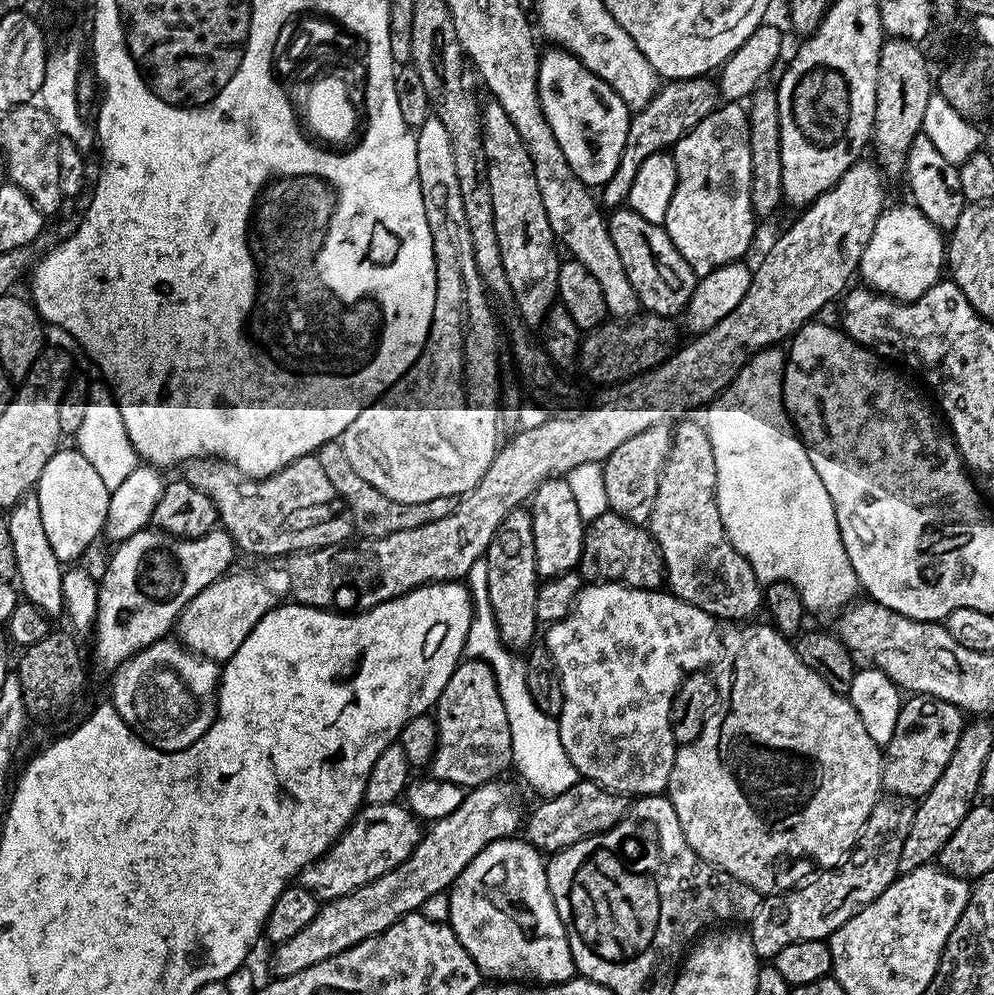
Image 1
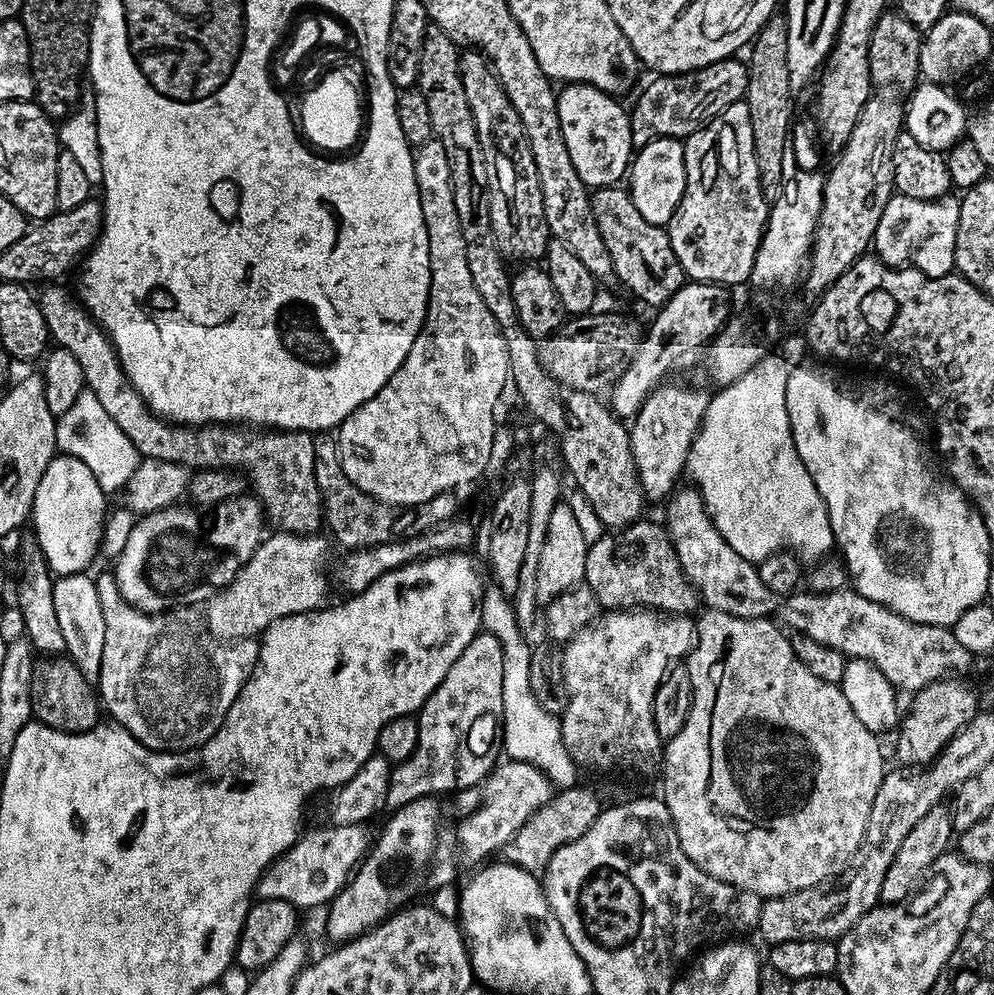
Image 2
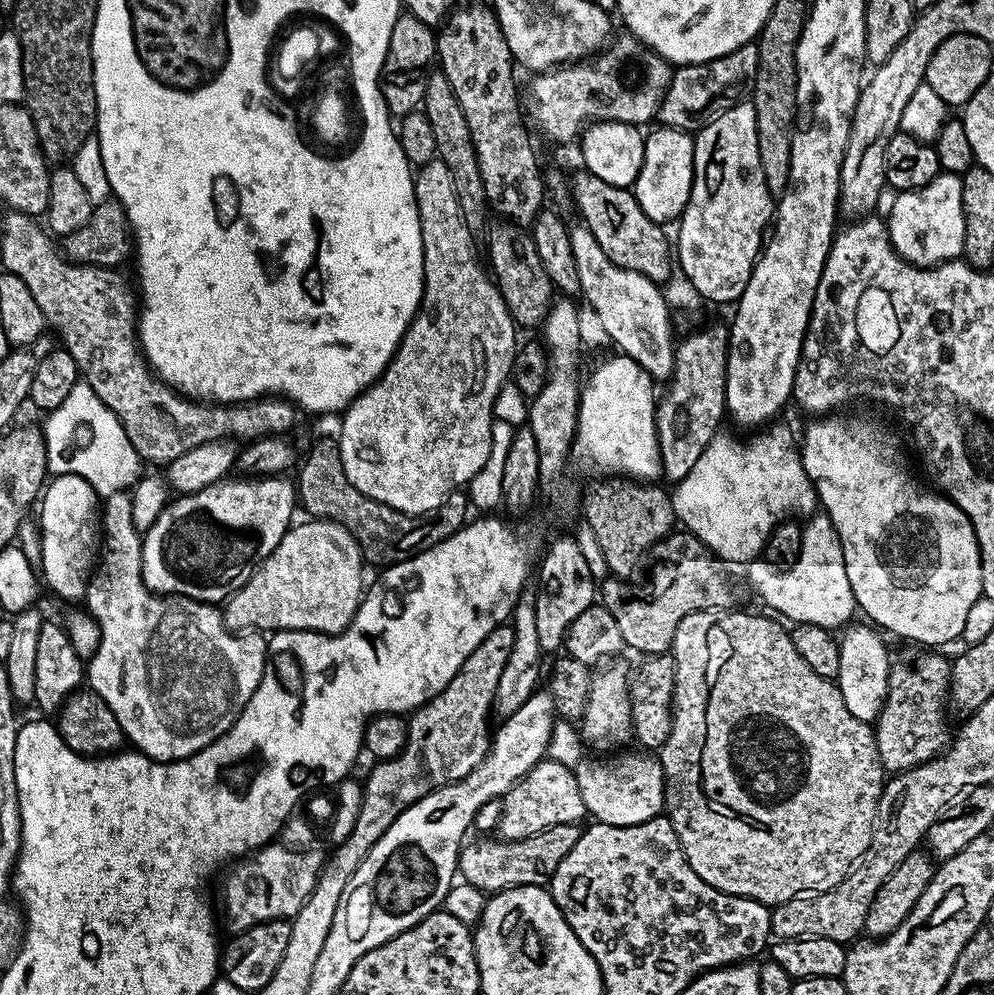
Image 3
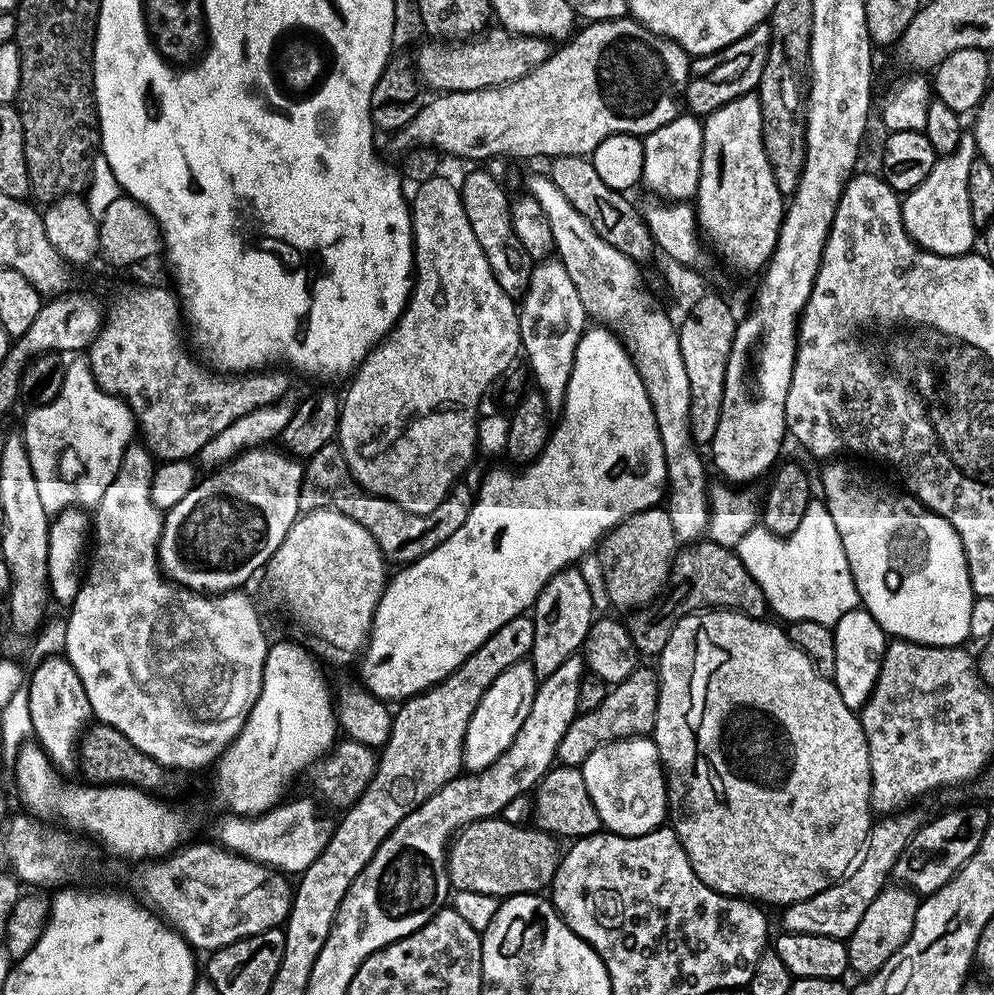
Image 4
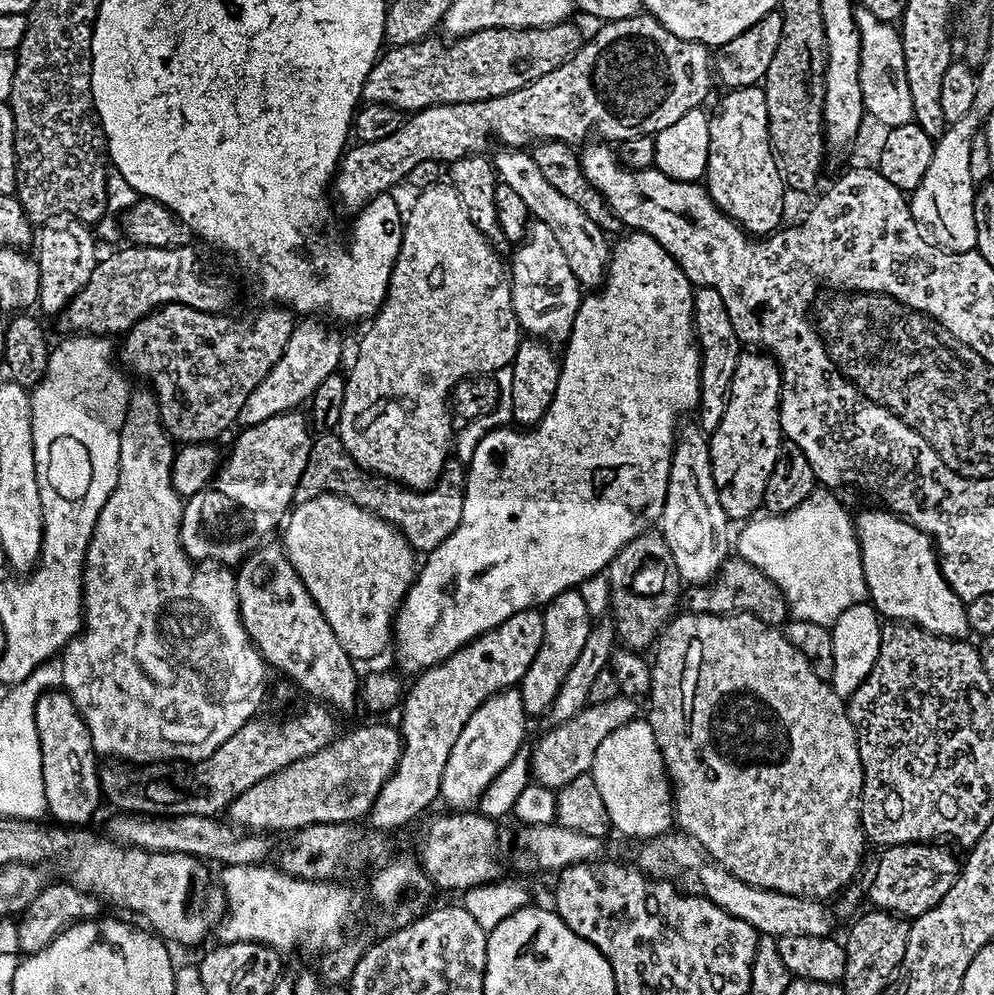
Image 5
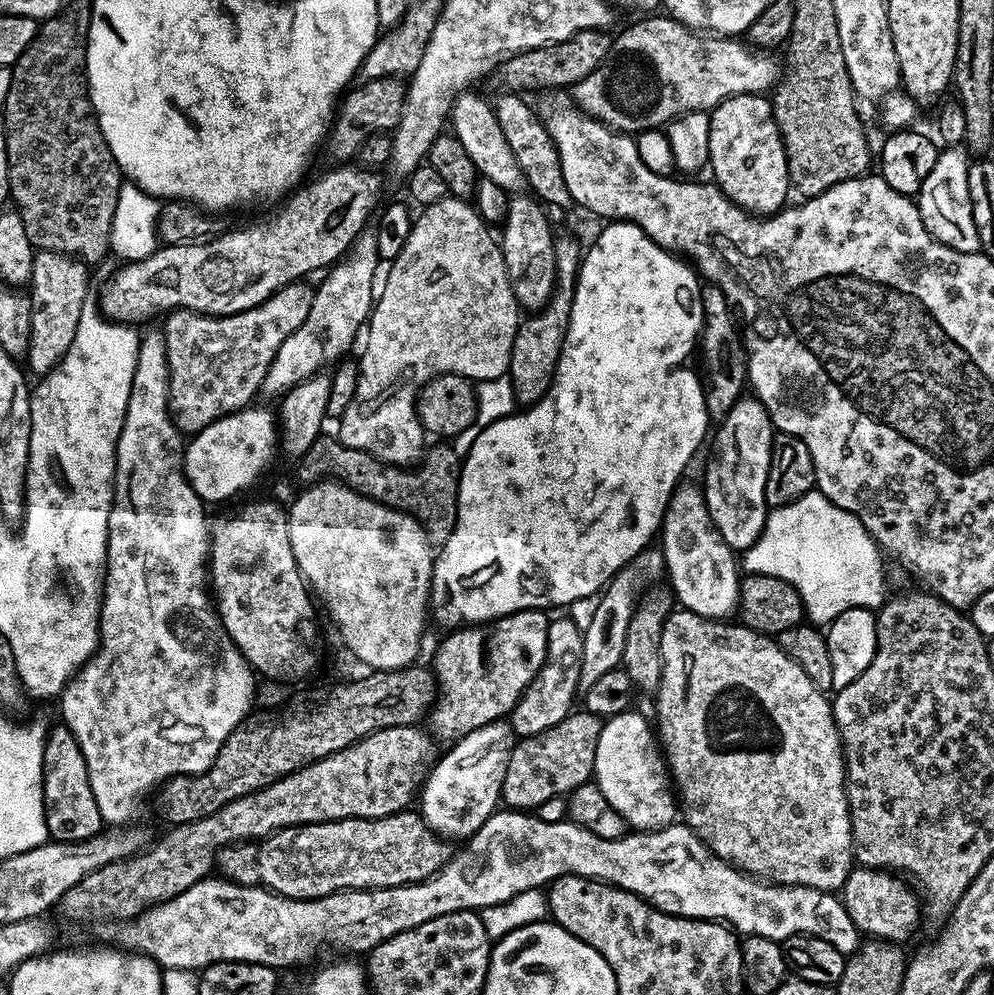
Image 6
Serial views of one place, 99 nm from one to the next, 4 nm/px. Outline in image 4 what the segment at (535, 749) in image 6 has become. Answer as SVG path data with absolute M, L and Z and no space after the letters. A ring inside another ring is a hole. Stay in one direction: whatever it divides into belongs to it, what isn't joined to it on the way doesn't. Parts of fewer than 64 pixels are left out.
M639 666L620 684L609 687L606 698L594 710L580 712L570 722L562 742L558 742L556 759L564 766L579 766L598 746L611 740L628 740L631 736L648 736L656 721L658 710L659 675L645 666Z

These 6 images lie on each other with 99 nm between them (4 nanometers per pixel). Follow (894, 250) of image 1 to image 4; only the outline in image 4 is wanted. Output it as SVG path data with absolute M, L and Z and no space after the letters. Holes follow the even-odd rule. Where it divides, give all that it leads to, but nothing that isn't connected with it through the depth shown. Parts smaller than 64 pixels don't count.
M965 134L956 149L949 156L939 157L924 181L903 197L900 209L904 225L919 248L939 256L967 256L973 251L972 243L978 240L978 225L970 214L968 175L977 156L975 135Z

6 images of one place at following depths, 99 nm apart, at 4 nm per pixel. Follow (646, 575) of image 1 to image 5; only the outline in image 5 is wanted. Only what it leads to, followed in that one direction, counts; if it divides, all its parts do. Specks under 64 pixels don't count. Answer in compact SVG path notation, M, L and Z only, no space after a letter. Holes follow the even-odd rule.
M739 558L724 561L715 577L703 586L696 586L686 596L687 611L697 614L727 616L729 614L751 614L763 624L780 626L789 619L788 604L780 593L780 588L766 574L762 574L750 562Z

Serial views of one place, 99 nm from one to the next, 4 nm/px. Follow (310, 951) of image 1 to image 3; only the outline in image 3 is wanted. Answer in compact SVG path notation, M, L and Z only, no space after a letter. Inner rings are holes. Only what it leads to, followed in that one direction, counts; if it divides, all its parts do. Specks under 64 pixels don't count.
M551 758L537 762L504 793L499 804L500 821L497 822L496 828L500 831L497 833L502 840L521 840L541 832L552 824L579 823L586 816L582 794L578 794L575 771Z

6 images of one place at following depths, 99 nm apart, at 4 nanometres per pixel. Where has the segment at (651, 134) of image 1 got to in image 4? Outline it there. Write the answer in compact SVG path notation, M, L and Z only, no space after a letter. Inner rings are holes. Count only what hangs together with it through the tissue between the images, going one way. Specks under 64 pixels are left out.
M771 23L754 26L741 40L735 40L721 52L711 52L699 61L701 76L693 75L686 89L686 108L691 115L703 118L714 110L734 102L734 98L755 93L760 86L762 70L766 70L766 58L772 41Z

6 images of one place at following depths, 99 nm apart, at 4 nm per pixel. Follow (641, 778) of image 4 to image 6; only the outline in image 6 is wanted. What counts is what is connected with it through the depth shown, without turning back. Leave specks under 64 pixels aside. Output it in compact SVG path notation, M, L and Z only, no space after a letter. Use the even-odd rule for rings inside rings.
M629 710L617 716L607 717L603 721L600 737L596 743L594 757L594 783L606 794L606 802L618 814L622 814L625 825L632 830L651 830L664 828L673 823L678 816L678 800L675 795L668 796L670 792L670 773L666 757L658 743L657 733L646 717L642 717L636 710Z

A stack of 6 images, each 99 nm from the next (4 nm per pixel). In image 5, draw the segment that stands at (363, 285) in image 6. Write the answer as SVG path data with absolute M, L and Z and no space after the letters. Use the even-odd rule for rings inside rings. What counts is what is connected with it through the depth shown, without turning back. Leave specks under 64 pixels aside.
M297 323L292 329L286 350L282 358L262 378L262 382L254 388L254 393L246 398L246 403L239 411L237 425L252 428L260 425L268 418L276 417L284 412L299 409L313 397L318 387L330 374L334 374L340 365L340 340L332 332L319 328L316 324Z

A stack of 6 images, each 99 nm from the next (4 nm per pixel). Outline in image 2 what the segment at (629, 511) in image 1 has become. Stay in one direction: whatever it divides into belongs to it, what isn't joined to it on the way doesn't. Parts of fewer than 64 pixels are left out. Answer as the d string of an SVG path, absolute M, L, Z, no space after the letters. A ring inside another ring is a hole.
M688 384L653 387L631 421L628 437L636 476L640 479L640 489L649 501L667 501L677 487L676 479L685 475L688 455L692 453L692 444L700 432L709 399L709 393L704 393L700 388L691 388Z

